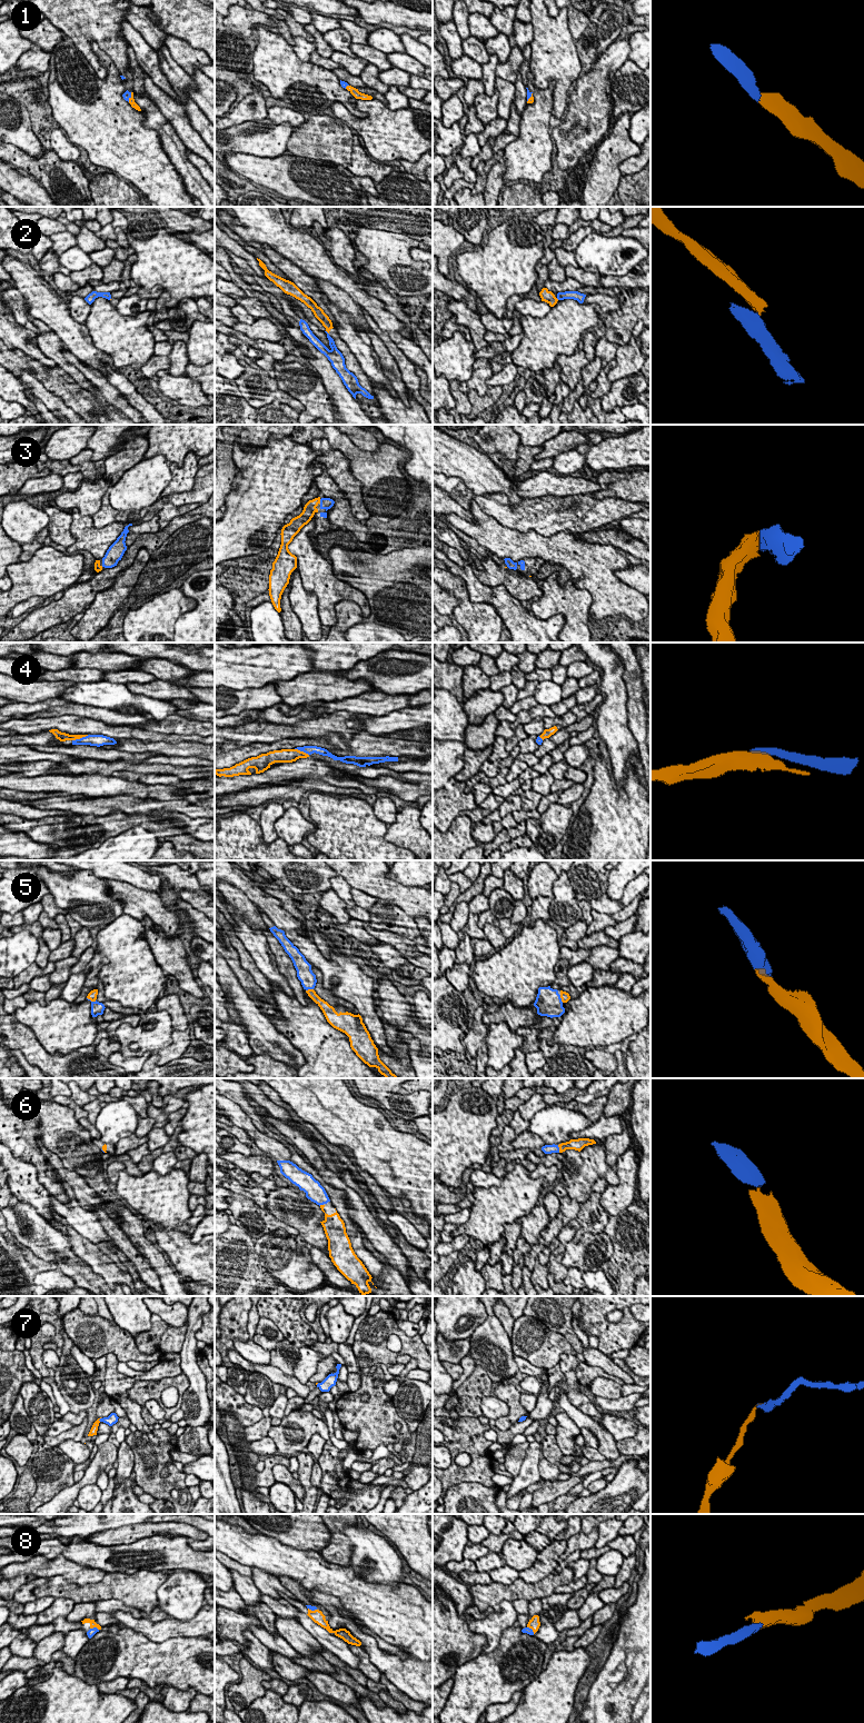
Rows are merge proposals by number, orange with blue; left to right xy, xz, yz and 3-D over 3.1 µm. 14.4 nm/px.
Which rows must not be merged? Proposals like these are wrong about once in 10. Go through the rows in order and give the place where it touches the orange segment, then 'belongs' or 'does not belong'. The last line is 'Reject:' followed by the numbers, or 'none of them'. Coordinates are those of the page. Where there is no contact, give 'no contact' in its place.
1: contact xy (131, 97); belongs
2: contact xz (327, 331); does not belong
3: contact xz (319, 501); belongs
4: contact xy (80, 737); belongs
5: contact xy (91, 1001); belongs
6: contact yz (559, 1148); belongs
7: contact xy (99, 1418); belongs
8: contact xy (95, 1626); belongs
Reject: 2

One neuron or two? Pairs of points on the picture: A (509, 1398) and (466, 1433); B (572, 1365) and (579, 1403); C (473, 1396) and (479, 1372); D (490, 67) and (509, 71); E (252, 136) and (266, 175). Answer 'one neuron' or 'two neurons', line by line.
A: two neurons
B: one neuron
C: one neuron
D: two neurons
E: two neurons

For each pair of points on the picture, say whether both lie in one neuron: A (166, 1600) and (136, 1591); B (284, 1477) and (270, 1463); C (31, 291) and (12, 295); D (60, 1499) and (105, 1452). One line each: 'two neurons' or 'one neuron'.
A: two neurons
B: two neurons
C: two neurons
D: one neuron

